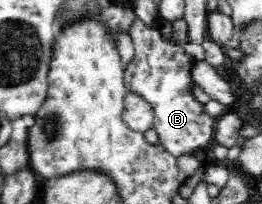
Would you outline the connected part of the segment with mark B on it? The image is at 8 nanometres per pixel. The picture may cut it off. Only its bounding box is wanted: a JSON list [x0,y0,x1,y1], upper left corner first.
[124,18,217,159]

